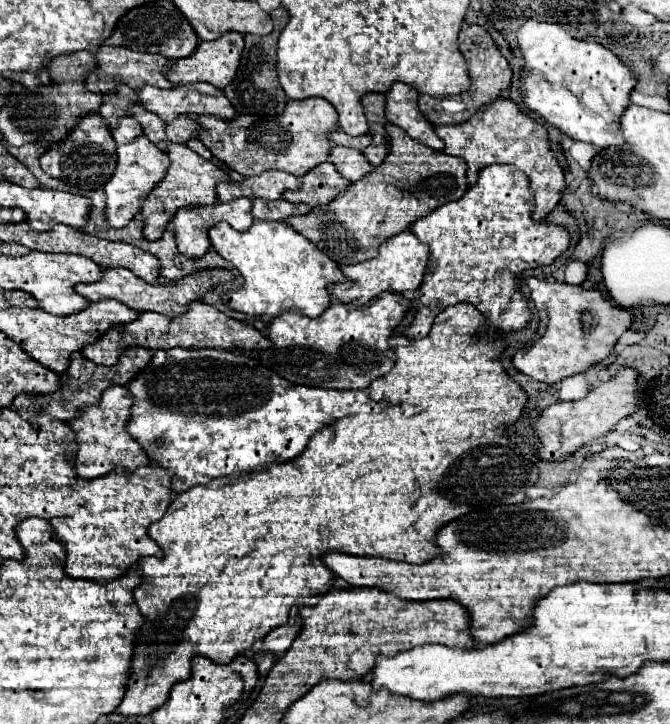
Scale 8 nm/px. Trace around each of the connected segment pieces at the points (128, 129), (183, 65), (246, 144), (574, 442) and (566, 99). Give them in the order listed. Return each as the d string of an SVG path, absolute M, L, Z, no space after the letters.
M124 116L124 118L120 118L118 128L112 130L112 136L114 136L116 144L126 144L126 142L132 142L132 140L144 136L144 130L140 128L138 120L134 120L132 116Z
M228 32L220 40L198 44L198 48L196 48L196 52L192 56L174 60L172 68L170 68L170 72L166 76L174 84L208 82L208 84L212 84L216 88L226 88L236 78L236 68L240 64L240 52L242 52L242 48L244 48L244 36L236 34L236 32Z
M322 98L290 100L278 120L280 130L252 130L252 126L238 124L236 120L222 120L216 116L198 116L198 122L204 128L204 134L200 136L202 144L218 160L242 176L260 176L266 170L282 170L294 176L304 176L314 166L328 160L332 148L328 134L340 128L338 112L328 100Z
M622 368L610 382L592 388L586 398L574 402L556 402L548 406L538 420L530 422L540 440L538 456L544 460L564 460L566 456L580 450L584 444L612 432L622 418L636 412L638 408L636 390L638 390L638 372L632 368Z
M532 20L516 32L516 38L526 60L520 92L530 112L574 140L600 148L624 144L620 116L628 108L630 92L638 80L612 50L598 42L576 40L558 24Z

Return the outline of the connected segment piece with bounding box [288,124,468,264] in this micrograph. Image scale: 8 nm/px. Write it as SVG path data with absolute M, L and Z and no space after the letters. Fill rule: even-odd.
M388 124L388 136L392 150L372 174L348 186L348 190L326 206L316 206L306 216L294 216L288 220L296 232L304 234L326 256L338 264L358 264L372 260L380 244L412 226L436 206L462 198L468 190L466 164L456 156L448 156L438 150L430 150L418 140ZM338 246L338 256L336 256Z

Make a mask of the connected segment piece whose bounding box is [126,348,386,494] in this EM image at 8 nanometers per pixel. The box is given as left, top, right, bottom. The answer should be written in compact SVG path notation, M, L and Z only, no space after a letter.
M156 350L152 364L128 384L128 390L134 394L136 402L126 428L140 442L152 462L174 470L174 494L186 492L198 484L208 484L214 478L250 472L268 462L294 460L304 452L308 440L320 428L326 428L344 416L362 412L376 414L386 408L386 402L372 400L364 390L328 390L292 384L264 368L250 354L226 350Z

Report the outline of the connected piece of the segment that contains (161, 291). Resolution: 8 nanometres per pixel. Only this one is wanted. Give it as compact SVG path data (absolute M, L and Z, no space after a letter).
M108 268L108 270L104 270L100 282L78 284L76 292L80 292L84 298L88 298L92 302L112 298L112 300L118 300L118 302L122 302L122 304L130 306L132 310L138 310L138 312L150 312L152 310L152 312L158 312L158 314L164 314L164 316L182 316L188 310L188 304L192 304L192 300L202 300L208 290L212 290L220 284L226 284L226 282L234 282L234 274L230 270L222 270L222 268L202 270L202 272L186 276L178 282L158 284L158 286L144 282L142 278L134 276L126 268Z

